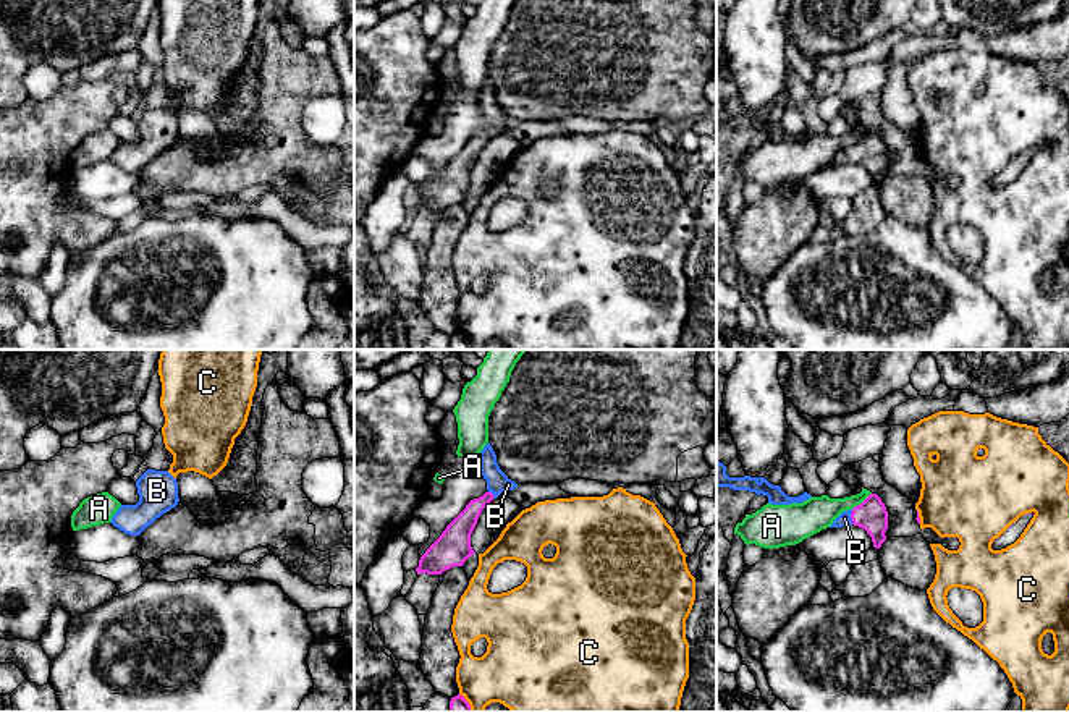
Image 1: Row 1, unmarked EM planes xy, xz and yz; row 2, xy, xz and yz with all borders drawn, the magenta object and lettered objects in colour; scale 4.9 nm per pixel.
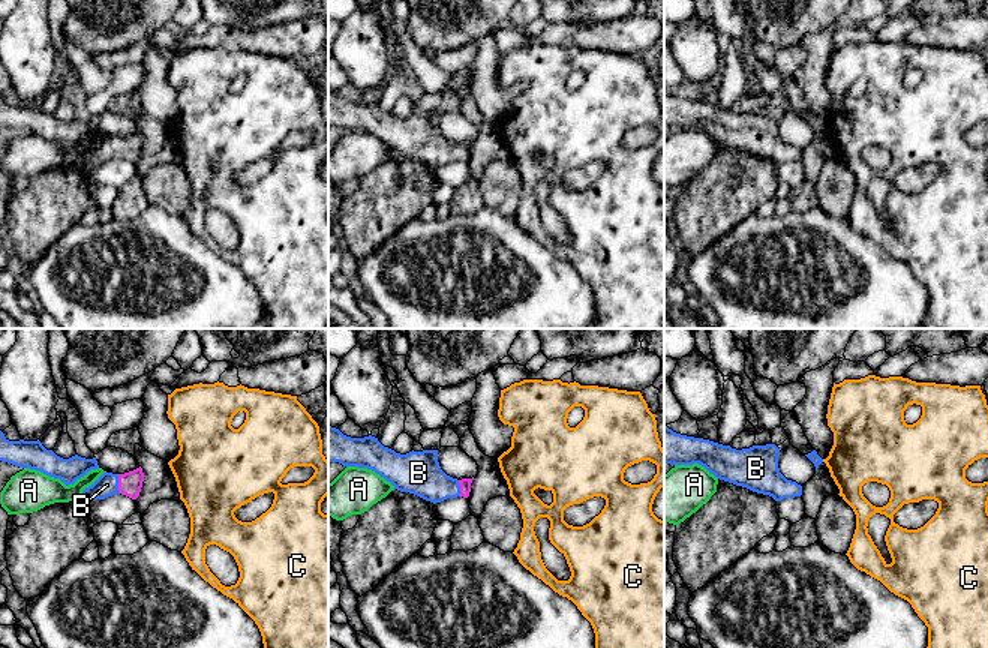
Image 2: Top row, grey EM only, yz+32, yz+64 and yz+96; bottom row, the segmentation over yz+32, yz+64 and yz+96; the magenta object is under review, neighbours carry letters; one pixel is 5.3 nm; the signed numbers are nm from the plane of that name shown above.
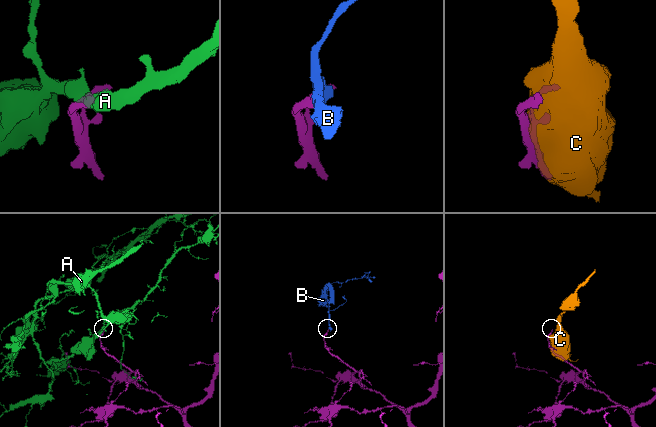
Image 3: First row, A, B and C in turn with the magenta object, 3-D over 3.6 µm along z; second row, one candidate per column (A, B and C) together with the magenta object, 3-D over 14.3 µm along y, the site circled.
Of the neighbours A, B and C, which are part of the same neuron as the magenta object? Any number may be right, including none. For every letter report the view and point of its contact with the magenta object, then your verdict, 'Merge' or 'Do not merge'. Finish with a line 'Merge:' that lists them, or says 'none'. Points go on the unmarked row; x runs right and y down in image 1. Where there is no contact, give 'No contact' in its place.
A: Touches magenta at yz (862, 139). Do not merge
B: Touches magenta at yz (851, 154). Merge
C: Touches magenta at xz (468, 340). Do not merge
Merge: B

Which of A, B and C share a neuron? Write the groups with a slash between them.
A / B / C

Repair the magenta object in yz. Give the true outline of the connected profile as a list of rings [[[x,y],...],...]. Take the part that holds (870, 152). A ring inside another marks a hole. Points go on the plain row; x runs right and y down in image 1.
[[[870,131],[860,142],[843,149],[830,165],[859,163],[872,175],[873,184],[880,186],[886,178],[888,149],[877,131]]]

